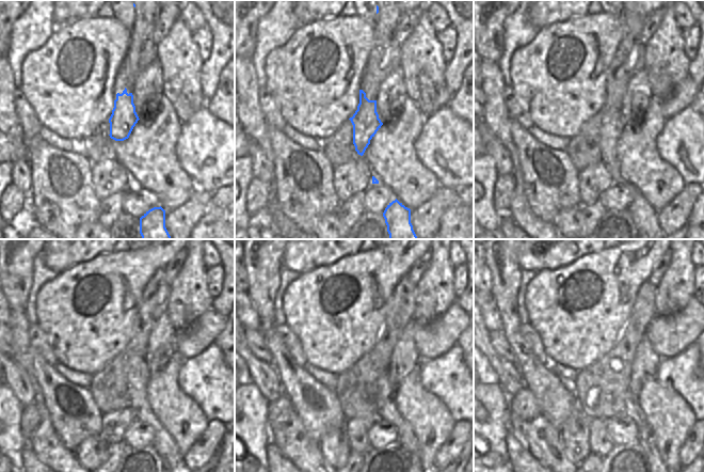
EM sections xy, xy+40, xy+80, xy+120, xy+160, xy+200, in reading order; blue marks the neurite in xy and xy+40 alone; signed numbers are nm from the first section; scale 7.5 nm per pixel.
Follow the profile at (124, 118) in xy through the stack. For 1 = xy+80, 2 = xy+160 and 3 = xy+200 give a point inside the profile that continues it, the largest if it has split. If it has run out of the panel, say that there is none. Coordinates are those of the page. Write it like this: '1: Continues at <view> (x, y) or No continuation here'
1: Continues at xy+80 (612, 128)
2: Continues at xy+160 (386, 410)
3: Continues at xy+200 (633, 408).

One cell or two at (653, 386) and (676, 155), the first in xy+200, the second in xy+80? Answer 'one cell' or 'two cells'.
two cells

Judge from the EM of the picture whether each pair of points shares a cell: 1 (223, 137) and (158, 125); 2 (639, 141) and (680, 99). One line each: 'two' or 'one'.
1: two
2: two

